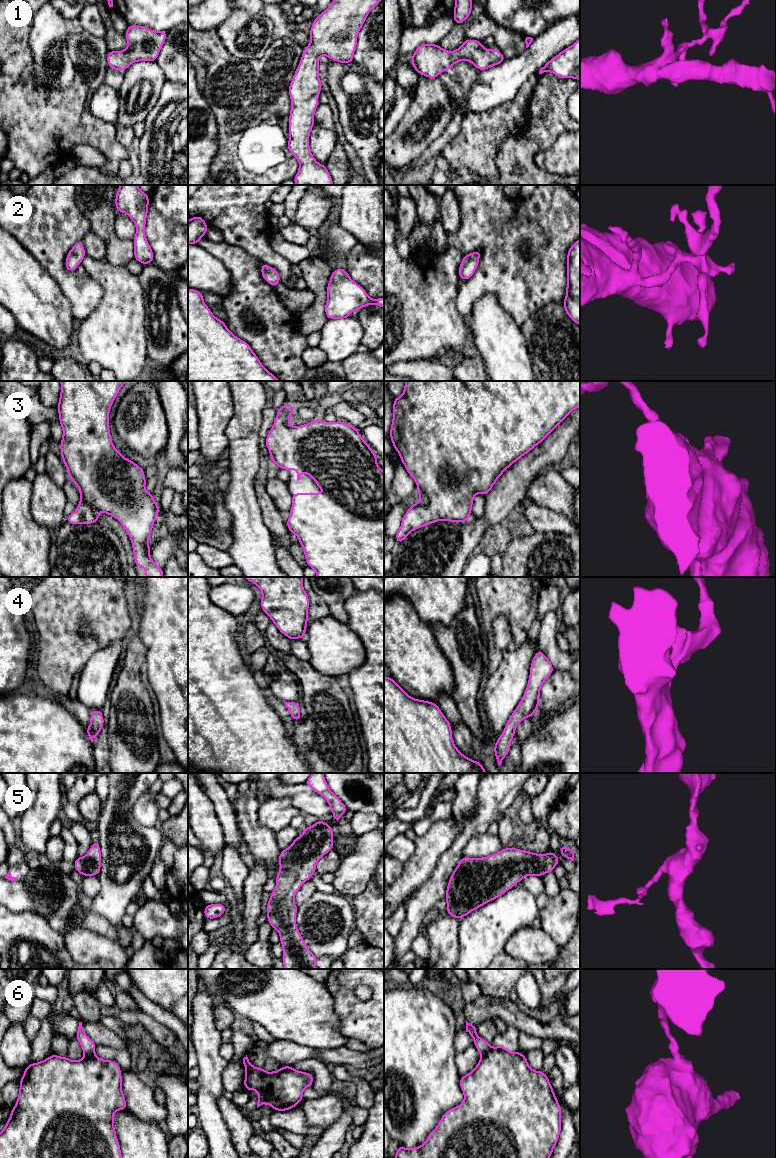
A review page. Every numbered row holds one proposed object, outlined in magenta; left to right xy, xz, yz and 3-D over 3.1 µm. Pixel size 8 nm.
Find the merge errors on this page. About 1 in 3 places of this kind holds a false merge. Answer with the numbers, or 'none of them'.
6

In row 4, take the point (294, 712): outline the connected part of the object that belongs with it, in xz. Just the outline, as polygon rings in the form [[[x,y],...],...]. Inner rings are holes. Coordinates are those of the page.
[[[284,702],[287,707],[291,717],[296,721],[301,721],[300,718],[300,702]]]

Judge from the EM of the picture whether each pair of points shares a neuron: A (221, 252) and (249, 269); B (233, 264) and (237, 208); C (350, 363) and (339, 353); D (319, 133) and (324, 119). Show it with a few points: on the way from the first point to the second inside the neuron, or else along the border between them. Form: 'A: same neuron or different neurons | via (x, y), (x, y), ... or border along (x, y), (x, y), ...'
A: same neuron | via (228, 255), (233, 257), (242, 266)
B: different neurons | border along (223, 240), (241, 247), (255, 257)
C: different neurons | border along (356, 351), (341, 361)
D: different neurons | border along (315, 121), (323, 127), (334, 130)

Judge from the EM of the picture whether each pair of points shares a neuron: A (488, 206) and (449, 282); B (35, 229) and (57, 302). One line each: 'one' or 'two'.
A: two
B: two

